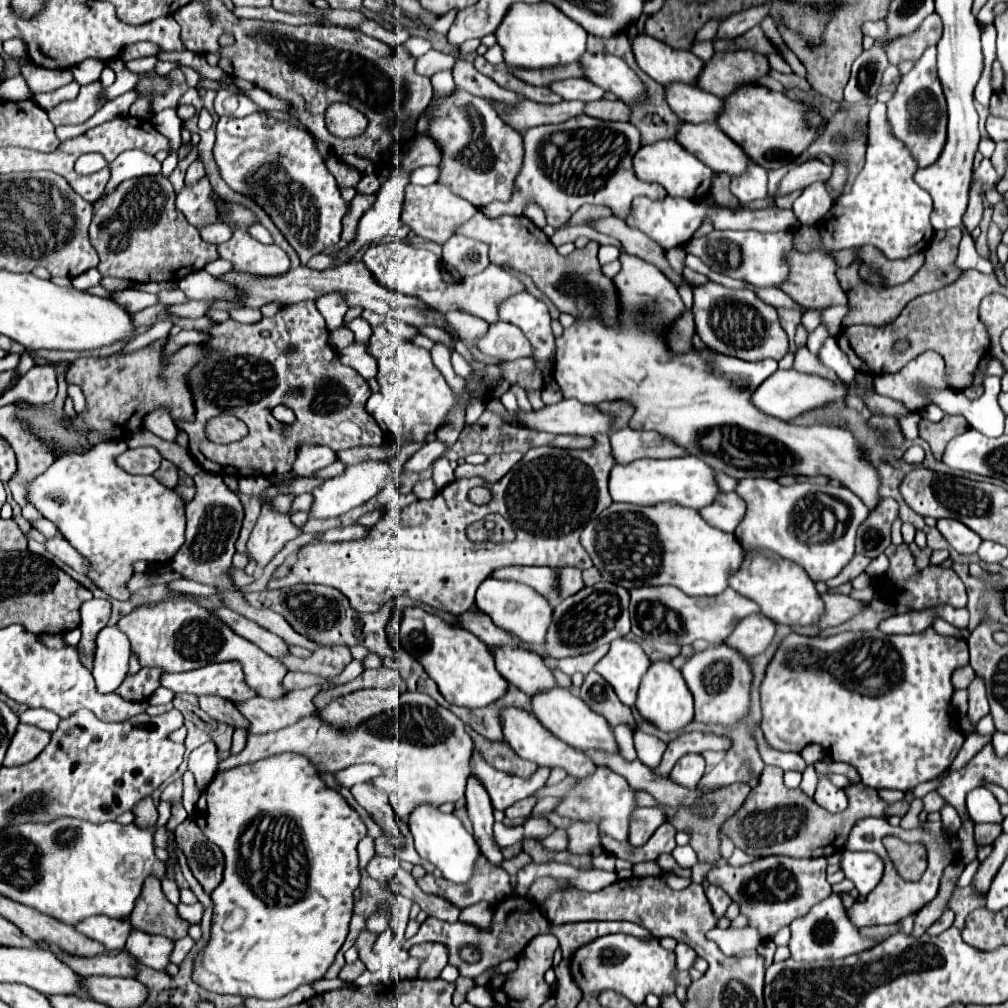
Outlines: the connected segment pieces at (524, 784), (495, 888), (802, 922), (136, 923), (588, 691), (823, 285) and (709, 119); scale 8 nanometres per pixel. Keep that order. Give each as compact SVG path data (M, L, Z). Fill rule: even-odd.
M473 751L473 777L477 777L483 783L483 787L487 789L493 809L505 811L515 801L521 801L521 799L533 795L539 787L543 787L549 777L549 769L539 767L535 775L531 775L529 779L521 779L521 777L507 775L499 769L487 765L481 757L481 753Z
M482 853L477 859L477 875L473 875L471 883L467 883L465 887L457 887L455 883L449 883L443 877L435 879L429 873L423 879L419 879L417 885L425 893L431 893L455 903L457 909L465 909L480 901L499 903L511 895L509 873L505 869L493 867Z
M831 893L827 899L823 899L815 907L811 907L811 911L805 917L795 919L789 927L793 929L789 949L791 949L791 957L797 959L797 961L841 959L841 957L847 957L847 955L855 955L855 953L867 951L867 949L871 949L871 947L881 943L881 939L863 937L859 933L859 929L851 923L847 911L843 909L841 897L837 893Z
M149 879L149 883L145 883L145 891L141 893L141 899L137 899L137 907L133 909L129 923L139 931L165 935L173 941L183 939L193 925L179 917L177 907L167 901L157 879Z
M595 671L587 673L583 685L581 685L581 695L579 695L595 713L603 715L611 727L619 725L619 723L629 723L631 727L635 727L633 721L633 713L629 707L625 707L613 687Z
M793 251L793 255L789 255L789 265L791 265L791 273L789 273L789 283L785 283L783 291L789 293L789 297L793 301L797 301L799 305L807 307L807 309L823 309L823 307L831 307L831 305L847 305L847 295L839 285L837 279L837 261L827 255L827 253L799 253Z
M673 83L667 87L669 105L677 111L681 121L687 123L715 123L723 113L723 101L703 91L701 87L685 87L685 83Z

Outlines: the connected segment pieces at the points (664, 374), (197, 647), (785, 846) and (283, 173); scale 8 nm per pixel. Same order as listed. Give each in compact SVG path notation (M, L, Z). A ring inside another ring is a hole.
M625 251L621 253L619 257L621 261L621 271L615 275L615 283L617 283L617 289L621 291L621 305L625 307L625 311L621 311L621 327L601 327L601 323L573 323L569 329L563 331L563 335L557 339L557 361L555 361L555 381L559 383L563 395L569 399L579 399L581 403L593 403L597 405L599 401L605 401L605 399L627 399L631 403L635 403L635 429L653 429L653 431L661 431L663 435L673 435L677 439L677 443L681 443L683 447L689 447L689 453L693 455L701 455L701 459L705 459L707 463L713 463L713 467L717 467L717 471L723 471L735 479L745 479L745 477L769 477L769 479L777 479L781 475L825 475L829 479L837 479L843 487L851 489L859 499L863 499L863 503L869 507L869 511L873 511L879 501L881 501L881 495L879 495L879 487L881 487L881 477L879 477L879 471L875 469L875 465L865 459L865 451L861 449L861 443L855 439L855 435L847 429L837 429L837 427L827 427L827 425L813 425L813 427L797 427L797 425L791 425L791 423L785 423L781 419L773 419L773 417L767 417L767 415L761 415L761 411L757 411L751 403L749 403L749 395L767 379L771 377L775 371L777 371L777 361L773 359L765 359L765 361L757 361L757 363L749 363L749 361L741 361L741 359L733 359L733 357L727 357L727 355L717 355L713 351L703 351L703 353L697 353L697 351L691 351L691 353L685 353L685 355L673 355L671 351L665 351L665 343L663 343L663 337L661 337L661 329L659 325L669 325L675 315L681 315L681 311L685 309L679 293L677 293L677 287L675 283L661 271L657 269L653 263L649 261L643 261L635 255L627 255Z
M159 601L159 603L143 603L133 607L131 613L123 615L117 621L119 631L127 635L131 641L131 653L139 659L141 667L159 667L171 673L193 671L209 665L211 661L241 661L245 671L247 685L265 699L279 699L287 695L287 689L281 683L281 673L285 673L285 665L255 643L235 635L227 625L223 625L215 615L209 615L205 607L193 601Z
M767 765L759 777L757 787L751 789L745 805L727 819L721 829L731 837L735 847L753 857L765 855L789 855L789 857L829 857L841 851L853 825L863 817L883 817L887 803L879 793L863 783L847 787L849 805L841 813L829 813L819 807L813 797L805 795L799 787L787 789L783 783L783 771ZM837 839L837 847L833 845Z
M251 113L241 119L219 117L215 127L213 157L223 181L233 191L253 199L271 217L271 221L279 227L287 243L297 251L301 265L307 265L313 255L323 253L325 249L341 241L341 219L347 213L347 203L341 199L339 187L333 175L327 171L325 161L315 149L315 143L309 133L267 113Z

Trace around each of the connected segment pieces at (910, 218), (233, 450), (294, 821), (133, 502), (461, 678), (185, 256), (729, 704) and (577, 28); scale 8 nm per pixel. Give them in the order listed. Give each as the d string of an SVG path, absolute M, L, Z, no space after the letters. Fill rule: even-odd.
M877 101L869 113L867 161L855 177L851 193L839 195L829 213L817 223L821 247L841 251L857 245L875 245L887 259L905 259L923 251L935 231L929 221L933 201L931 195L915 183L913 175L917 169L917 159L913 159L905 143L891 133L885 103Z
M295 303L295 305L289 305L287 309L279 311L275 317L263 317L259 323L255 325L243 325L243 323L237 323L233 319L225 321L225 323L217 323L213 327L207 329L207 333L211 335L211 343L207 343L209 347L215 347L189 375L189 383L191 383L191 391L193 391L193 397L195 397L195 407L197 407L197 413L195 413L195 421L187 423L187 421L181 421L179 427L189 435L189 451L193 453L193 457L199 461L199 465L209 471L209 473L227 473L227 475L235 475L235 477L247 477L247 475L265 475L265 477L271 477L271 475L283 475L283 473L289 473L293 469L293 463L295 463L295 457L297 457L297 449L301 445L327 445L329 449L333 451L343 451L343 449L351 449L351 447L359 447L359 445L381 445L383 443L383 433L377 425L377 421L365 411L365 403L367 403L367 397L371 395L369 391L369 385L367 381L357 373L353 371L351 367L345 367L339 363L339 357L335 353L335 349L329 345L329 333L325 329L325 319L321 317L321 313L317 311L315 303ZM261 331L269 331L269 337L263 337ZM289 387L305 387L305 393L303 395L287 395L287 389ZM283 403L285 407L289 407L293 413L295 413L295 423L293 425L285 425L285 423L279 423L273 415L271 415L271 409L275 405ZM221 413L229 413L229 415L235 415L237 419L241 419L247 427L249 427L249 435L241 441L235 441L235 443L227 443L227 445L219 445L219 443L213 443L207 439L205 435L205 425L211 417L215 415L221 415Z
M277 755L269 757L251 765L233 767L227 771L217 771L215 777L209 781L209 785L201 791L201 797L197 801L197 815L195 823L201 827L201 831L207 835L207 839L221 847L225 855L225 873L221 885L211 893L211 899L215 903L215 915L213 915L213 927L211 927L211 941L209 945L199 953L195 959L195 981L205 987L207 991L215 993L231 993L241 997L257 997L257 999L277 999L287 995L289 991L297 989L303 983L311 983L315 979L321 979L327 967L335 961L337 951L341 949L347 933L349 933L349 919L353 913L353 891L359 885L359 861L357 861L357 843L365 837L367 827L363 825L361 817L355 809L347 805L347 801L337 793L325 787L325 783L319 779L317 769L303 757L303 755Z
M103 441L85 455L61 457L29 487L31 505L35 505L49 521L53 521L63 537L91 561L91 571L87 575L113 599L127 599L131 595L125 589L125 583L133 575L133 561L145 559L149 563L169 563L185 541L185 505L181 497L163 487L155 477L131 475L117 467L117 455L127 449L129 447L125 441Z
M411 607L403 611L399 633L401 633L403 647L413 657L419 659L419 663L425 667L429 677L439 685L441 695L449 703L459 707L479 709L479 707L493 705L507 695L509 683L497 671L493 651L467 629L451 627L441 617Z
M161 173L155 177L127 179L105 199L97 199L93 203L89 239L101 259L97 269L103 277L139 283L161 281L163 271L177 281L217 259L217 245L203 241L199 231L187 223L181 211L177 211L173 185Z
M721 643L695 653L681 667L681 675L695 699L695 721L705 725L717 723L723 727L735 727L749 715L753 665L737 649Z
M547 1L539 3L537 7L517 3L517 7L509 11L505 23L501 23L501 29L497 29L495 35L497 43L505 51L505 63L523 69L569 65L573 61L579 61L587 51L587 31Z

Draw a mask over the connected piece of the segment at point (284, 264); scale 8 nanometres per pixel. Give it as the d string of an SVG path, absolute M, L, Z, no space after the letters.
M223 203L227 209L231 209L231 223L235 223L237 227L233 229L233 237L227 243L219 245L219 257L227 259L233 263L233 271L239 273L249 273L249 275L257 275L257 277L277 277L289 271L289 257L285 251L281 251L277 245L263 245L255 239L251 239L247 235L247 229L253 223L257 223L257 218L249 209L235 205L235 203Z

